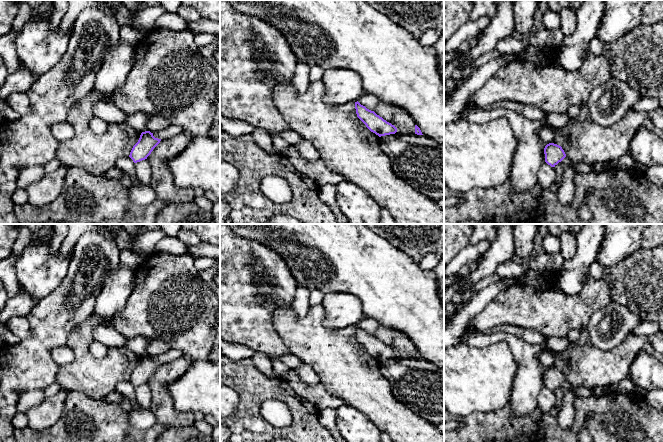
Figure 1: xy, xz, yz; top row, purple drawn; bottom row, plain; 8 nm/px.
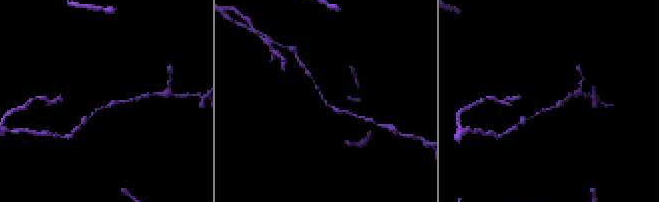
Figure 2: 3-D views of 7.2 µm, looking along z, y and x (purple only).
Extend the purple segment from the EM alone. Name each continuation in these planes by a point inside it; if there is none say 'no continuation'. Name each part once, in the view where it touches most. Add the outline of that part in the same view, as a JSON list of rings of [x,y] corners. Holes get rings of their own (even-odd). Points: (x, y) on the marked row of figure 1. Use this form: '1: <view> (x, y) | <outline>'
no continuation

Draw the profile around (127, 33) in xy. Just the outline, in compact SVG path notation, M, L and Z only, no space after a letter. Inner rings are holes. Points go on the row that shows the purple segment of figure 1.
M125 25L121 26L120 29L120 38L131 43L132 45L136 45L142 38L144 37L144 33L141 33L134 28Z

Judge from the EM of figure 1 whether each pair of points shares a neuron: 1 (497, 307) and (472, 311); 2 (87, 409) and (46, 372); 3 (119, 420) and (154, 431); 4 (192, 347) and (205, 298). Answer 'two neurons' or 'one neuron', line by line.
1: two neurons
2: two neurons
3: one neuron
4: one neuron

